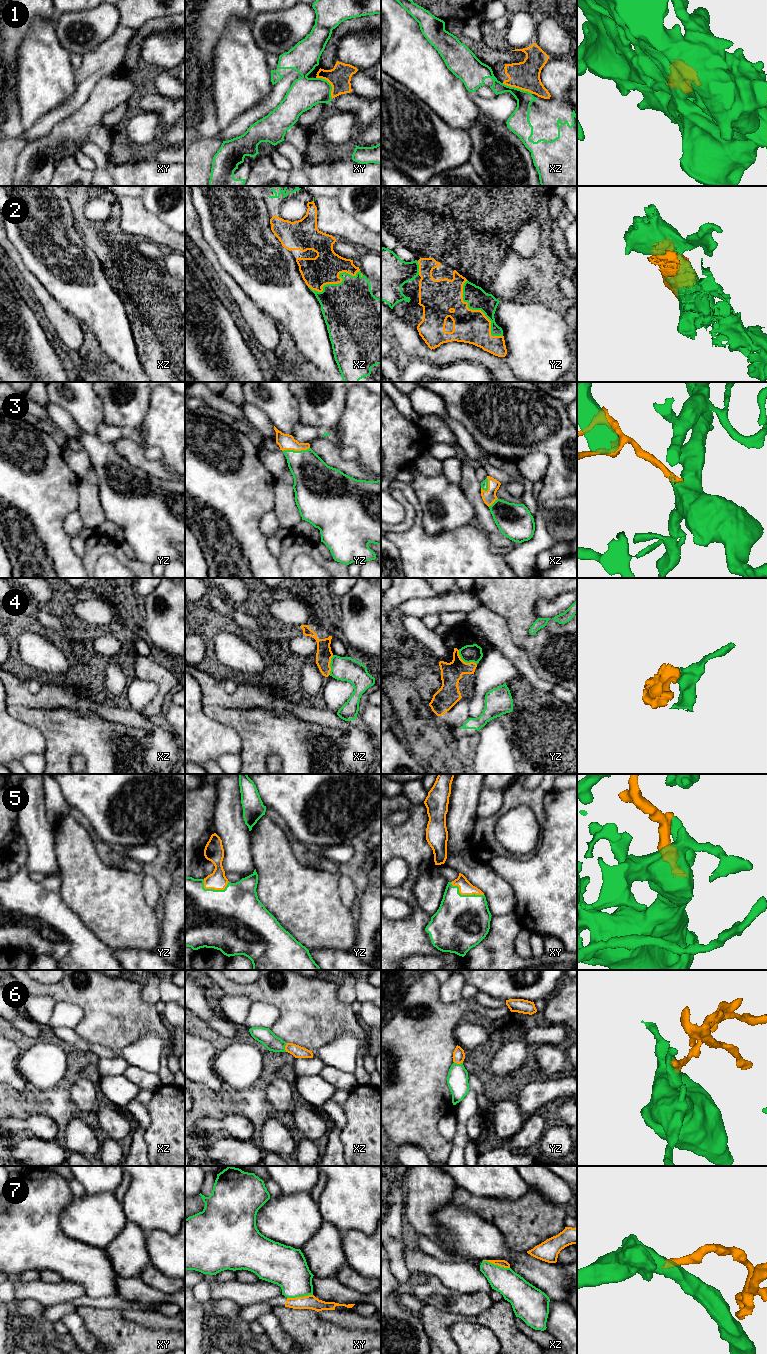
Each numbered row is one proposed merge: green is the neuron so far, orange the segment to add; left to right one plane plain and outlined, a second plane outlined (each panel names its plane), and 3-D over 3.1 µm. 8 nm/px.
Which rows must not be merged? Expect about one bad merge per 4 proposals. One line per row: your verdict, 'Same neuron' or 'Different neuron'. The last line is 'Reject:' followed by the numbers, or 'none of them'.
1: Different neuron
2: Same neuron
3: Same neuron
4: Different neuron
5: Same neuron
6: Different neuron
7: Different neuron
Reject: 1, 4, 6, 7

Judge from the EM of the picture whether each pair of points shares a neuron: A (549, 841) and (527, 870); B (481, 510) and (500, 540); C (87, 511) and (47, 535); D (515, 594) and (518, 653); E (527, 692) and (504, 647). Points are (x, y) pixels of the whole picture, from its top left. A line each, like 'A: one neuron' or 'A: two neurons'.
A: one neuron
B: two neurons
C: two neurons
D: two neurons
E: two neurons

